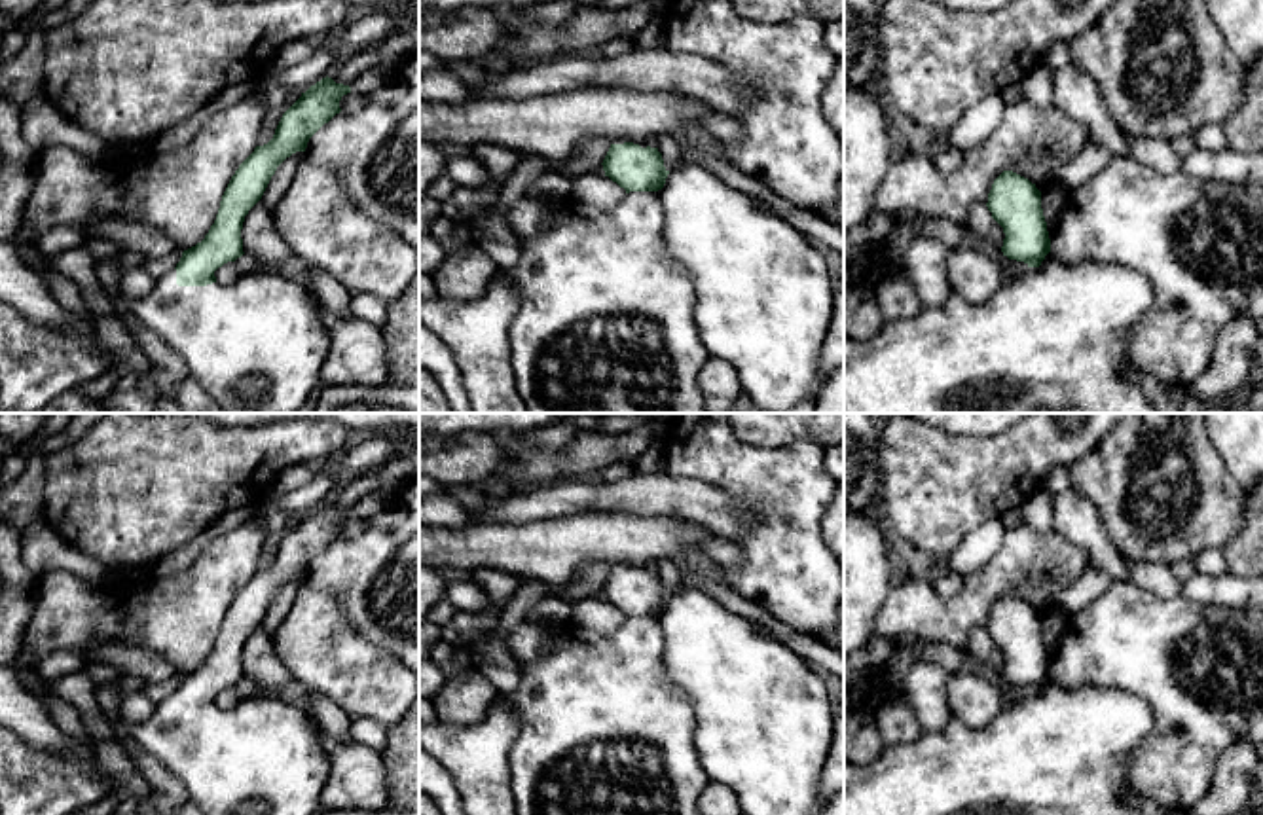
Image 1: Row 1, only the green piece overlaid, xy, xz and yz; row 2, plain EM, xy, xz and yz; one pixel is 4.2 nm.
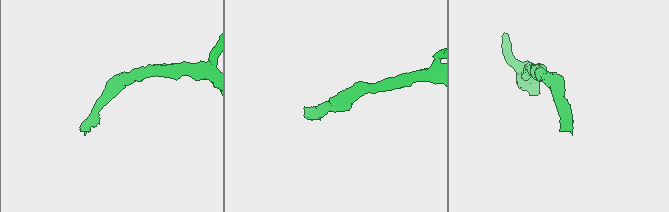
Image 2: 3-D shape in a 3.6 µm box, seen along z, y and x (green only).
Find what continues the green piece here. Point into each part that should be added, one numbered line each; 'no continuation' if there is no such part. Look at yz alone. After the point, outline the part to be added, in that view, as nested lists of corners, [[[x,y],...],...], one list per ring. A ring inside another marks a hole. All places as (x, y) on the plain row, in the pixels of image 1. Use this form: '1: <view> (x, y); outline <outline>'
1: yz (1053, 624); outline [[[1051,608],[1047,614],[1041,616],[1041,633],[1047,646],[1049,663],[1060,650],[1060,643],[1068,624],[1070,616],[1058,608]]]

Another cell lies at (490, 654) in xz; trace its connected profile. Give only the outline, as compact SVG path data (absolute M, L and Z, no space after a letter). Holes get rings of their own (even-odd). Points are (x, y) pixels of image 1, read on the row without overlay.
M523 578L512 601L501 610L497 629L470 646L472 667L482 671L499 694L512 692L522 675L522 661L508 650L508 635L527 624L527 614L546 595L550 595L548 584Z

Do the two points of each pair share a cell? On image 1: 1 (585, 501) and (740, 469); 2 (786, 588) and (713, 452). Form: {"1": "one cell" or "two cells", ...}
{"1": "two cells", "2": "one cell"}

